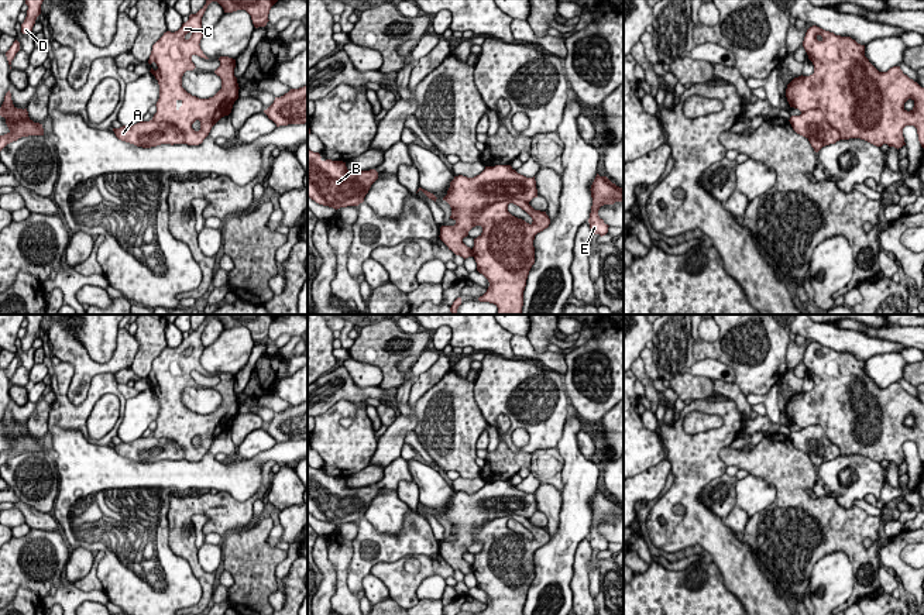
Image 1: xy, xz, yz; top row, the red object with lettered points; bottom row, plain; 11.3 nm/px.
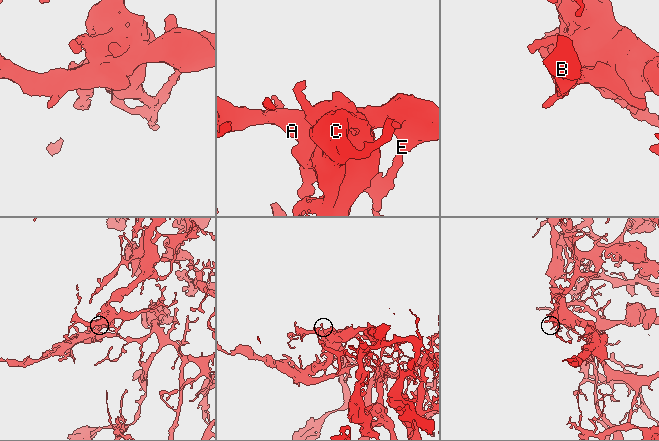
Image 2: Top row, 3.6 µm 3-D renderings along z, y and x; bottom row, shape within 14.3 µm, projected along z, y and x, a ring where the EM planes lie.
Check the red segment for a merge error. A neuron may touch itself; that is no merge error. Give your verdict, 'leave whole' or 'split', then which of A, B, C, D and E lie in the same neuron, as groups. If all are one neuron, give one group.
split; groups A B D E / C

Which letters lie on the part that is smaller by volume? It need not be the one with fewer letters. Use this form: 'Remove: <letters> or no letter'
Remove: C

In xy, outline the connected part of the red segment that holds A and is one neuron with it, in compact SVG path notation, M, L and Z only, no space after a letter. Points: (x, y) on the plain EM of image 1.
M140 437L134 442L113 444L113 447L118 456L142 464L151 464L161 460L185 460L182 447L176 442L165 437Z

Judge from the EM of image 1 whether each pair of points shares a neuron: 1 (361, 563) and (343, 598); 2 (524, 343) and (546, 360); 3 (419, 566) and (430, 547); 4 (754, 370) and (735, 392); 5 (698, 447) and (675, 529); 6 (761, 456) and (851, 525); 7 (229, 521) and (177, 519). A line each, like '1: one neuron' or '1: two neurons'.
1: two neurons
2: one neuron
3: two neurons
4: two neurons
5: one neuron
6: one neuron
7: one neuron

